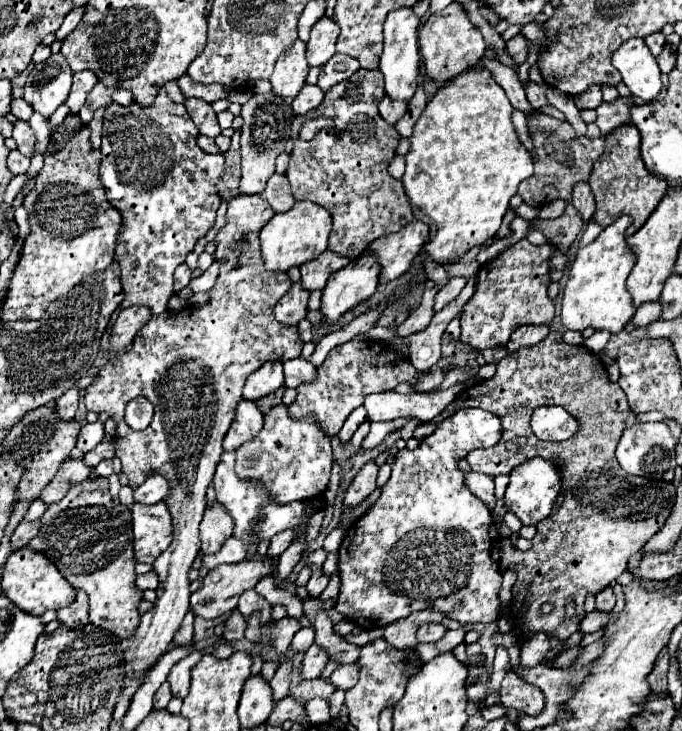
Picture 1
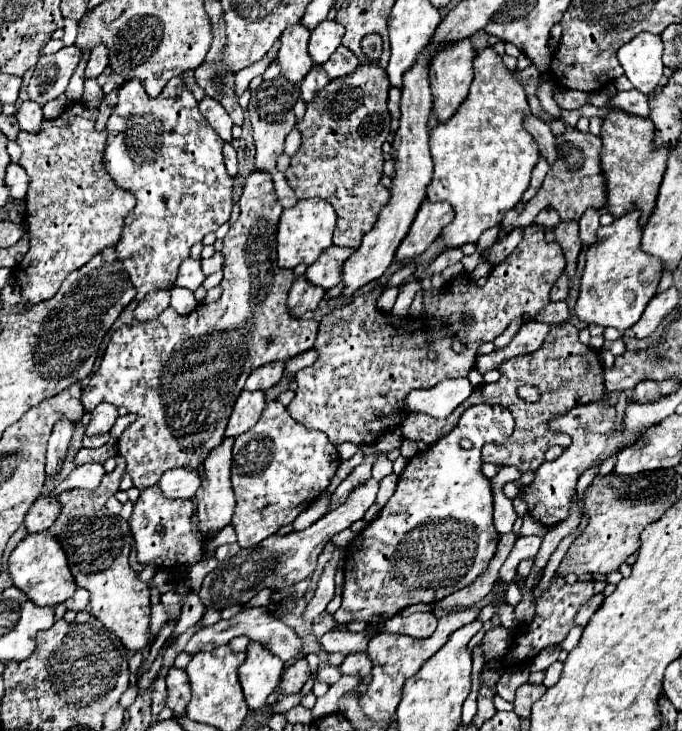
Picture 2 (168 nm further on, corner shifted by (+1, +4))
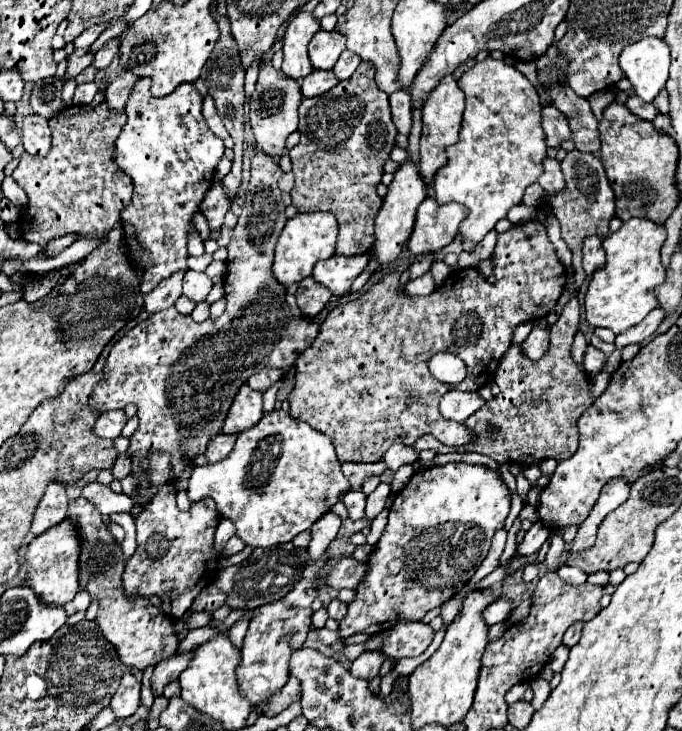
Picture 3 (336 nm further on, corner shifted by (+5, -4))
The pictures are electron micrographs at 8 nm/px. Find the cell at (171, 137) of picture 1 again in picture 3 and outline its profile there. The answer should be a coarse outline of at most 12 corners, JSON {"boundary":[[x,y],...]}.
{"boundary":[[192,83],[126,103],[116,163],[122,211],[148,295],[186,271],[192,215],[224,141]]}

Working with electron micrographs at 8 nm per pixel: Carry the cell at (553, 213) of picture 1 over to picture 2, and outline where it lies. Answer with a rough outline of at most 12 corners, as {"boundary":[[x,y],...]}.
{"boundary":[[554,209],[540,211],[534,223],[555,227],[561,218]]}

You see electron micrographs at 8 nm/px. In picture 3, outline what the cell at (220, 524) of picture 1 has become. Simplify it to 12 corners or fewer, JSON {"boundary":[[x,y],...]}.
{"boundary":[[218,433],[206,449],[208,463],[218,463],[234,447],[236,435]]}

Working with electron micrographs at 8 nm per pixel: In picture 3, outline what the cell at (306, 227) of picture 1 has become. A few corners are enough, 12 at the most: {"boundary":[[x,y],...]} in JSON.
{"boundary":[[298,213],[276,243],[282,285],[300,283],[336,253],[332,213]]}

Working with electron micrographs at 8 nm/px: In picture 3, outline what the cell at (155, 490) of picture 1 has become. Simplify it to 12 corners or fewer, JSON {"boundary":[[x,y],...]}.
{"boundary":[[282,409],[194,467],[250,547],[292,541],[348,491],[330,437]]}

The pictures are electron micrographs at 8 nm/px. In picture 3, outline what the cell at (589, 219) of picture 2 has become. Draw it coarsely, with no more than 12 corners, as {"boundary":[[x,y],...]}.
{"boundary":[[600,237],[584,241],[584,271],[592,275],[604,267]]}

